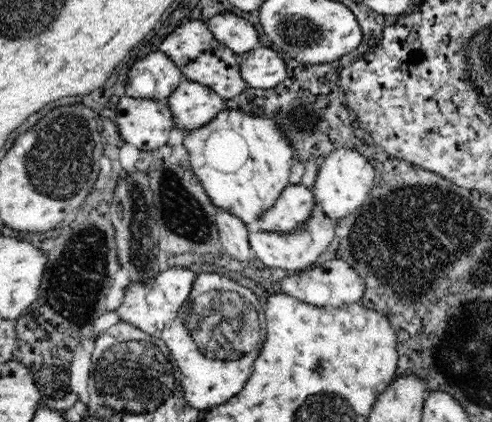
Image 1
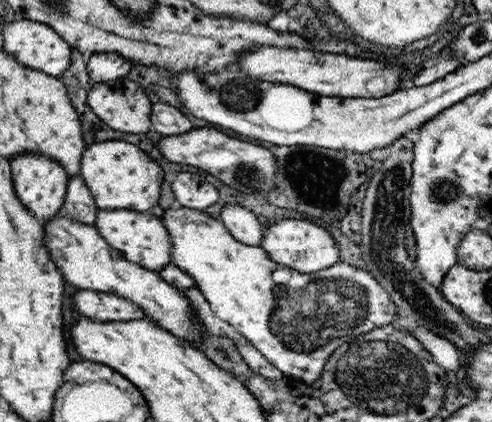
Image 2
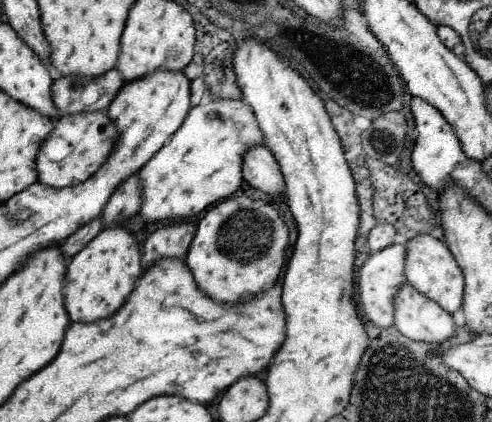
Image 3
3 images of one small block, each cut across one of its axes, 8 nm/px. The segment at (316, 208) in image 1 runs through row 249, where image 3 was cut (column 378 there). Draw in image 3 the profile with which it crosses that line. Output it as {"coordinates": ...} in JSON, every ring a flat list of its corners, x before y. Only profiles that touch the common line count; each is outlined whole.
{"coordinates":[[391,244,383,248,377,254,371,254,357,270,357,300,361,306,363,316,377,328,389,328,395,324,393,312,393,298,399,290,399,286,405,282,405,246,403,244]]}

